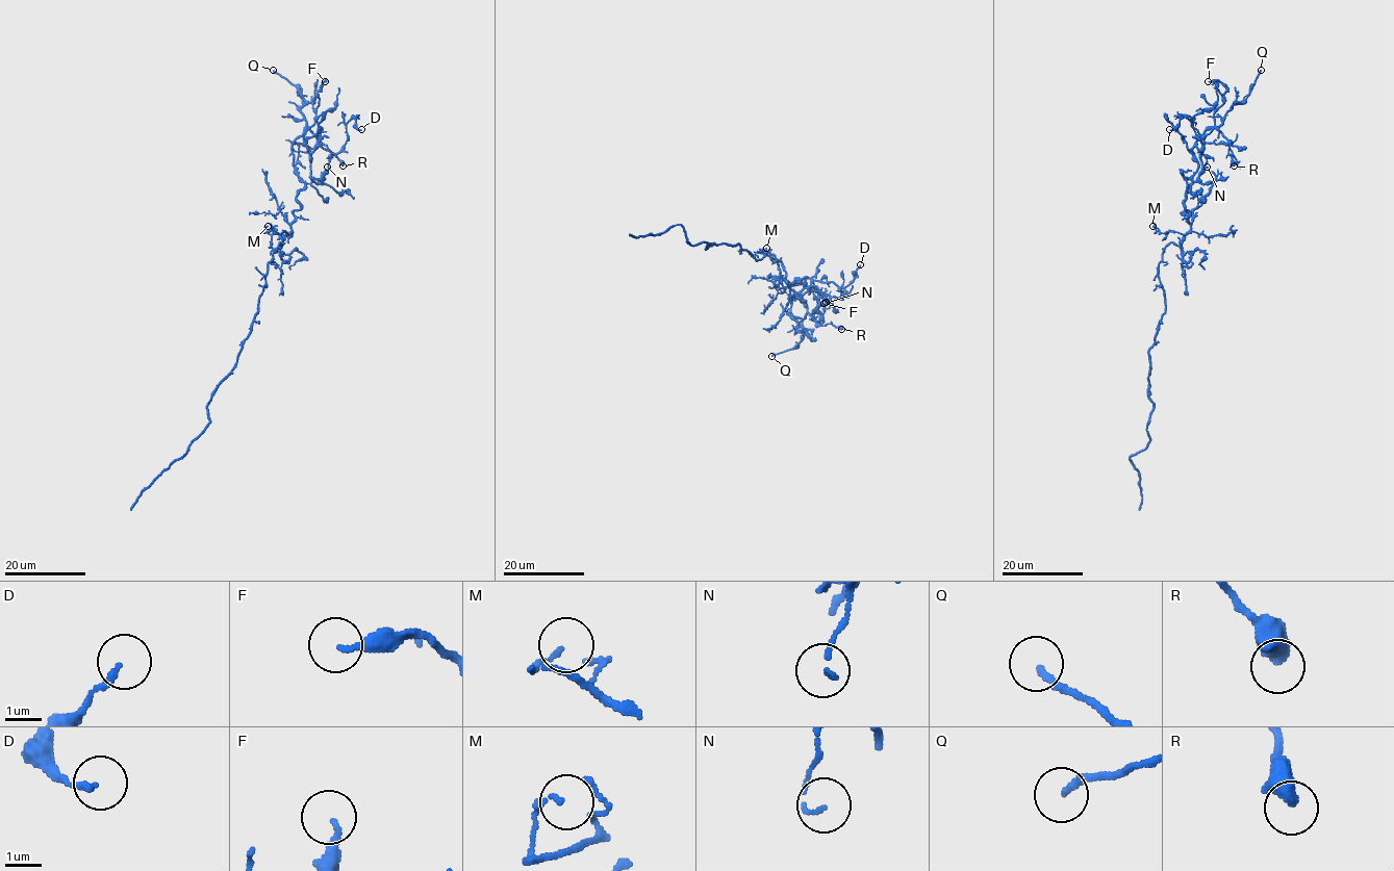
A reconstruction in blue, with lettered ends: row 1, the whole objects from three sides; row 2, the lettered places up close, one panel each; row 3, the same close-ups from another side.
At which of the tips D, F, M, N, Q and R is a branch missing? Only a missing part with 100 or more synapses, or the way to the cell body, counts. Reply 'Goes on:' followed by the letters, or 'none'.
Goes on: none

